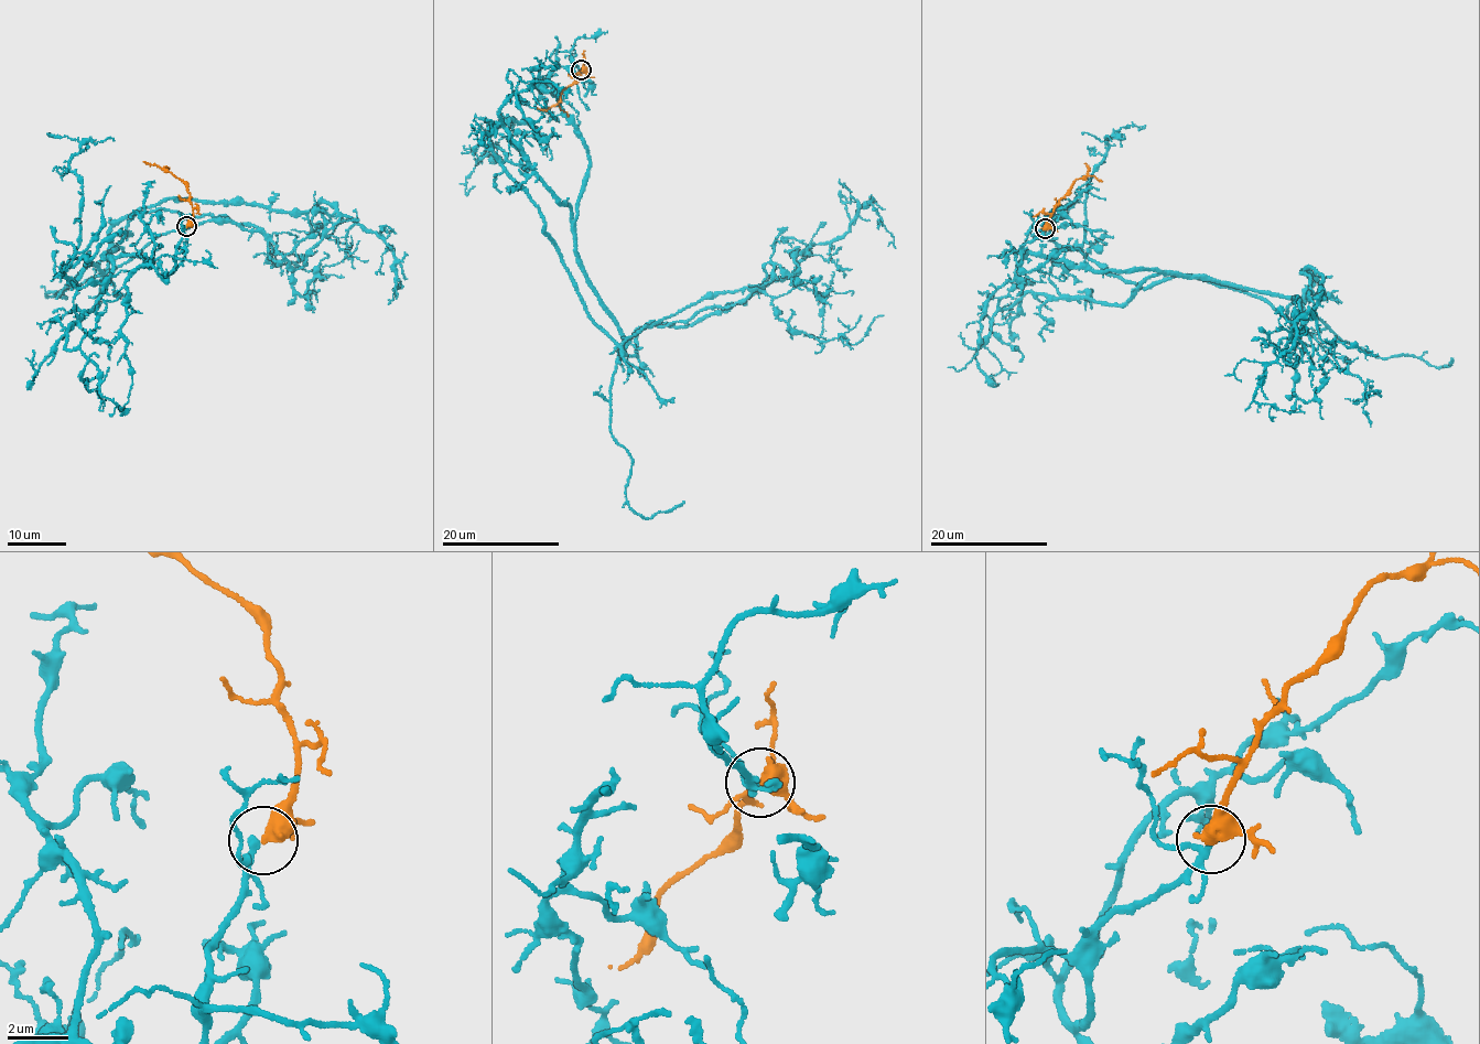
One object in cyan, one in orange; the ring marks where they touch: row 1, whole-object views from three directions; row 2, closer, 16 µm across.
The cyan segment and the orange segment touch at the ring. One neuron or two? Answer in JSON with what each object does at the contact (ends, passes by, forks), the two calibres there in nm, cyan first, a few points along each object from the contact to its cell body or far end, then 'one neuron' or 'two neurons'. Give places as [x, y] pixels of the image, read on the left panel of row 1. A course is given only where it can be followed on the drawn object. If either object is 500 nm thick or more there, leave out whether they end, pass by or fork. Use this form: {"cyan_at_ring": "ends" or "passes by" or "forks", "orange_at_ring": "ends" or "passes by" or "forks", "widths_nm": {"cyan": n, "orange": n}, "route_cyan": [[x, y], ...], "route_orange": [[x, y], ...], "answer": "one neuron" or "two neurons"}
{"widths_nm": {"cyan": 200, "orange": 500}, "route_cyan": [[185, 226], [168, 273], [112, 249], [80, 289], [65, 272], [79, 142], [60, 136]], "route_orange": [[186, 226], [193, 210], [185, 184], [172, 172], [143, 162]], "answer": "one neuron"}

